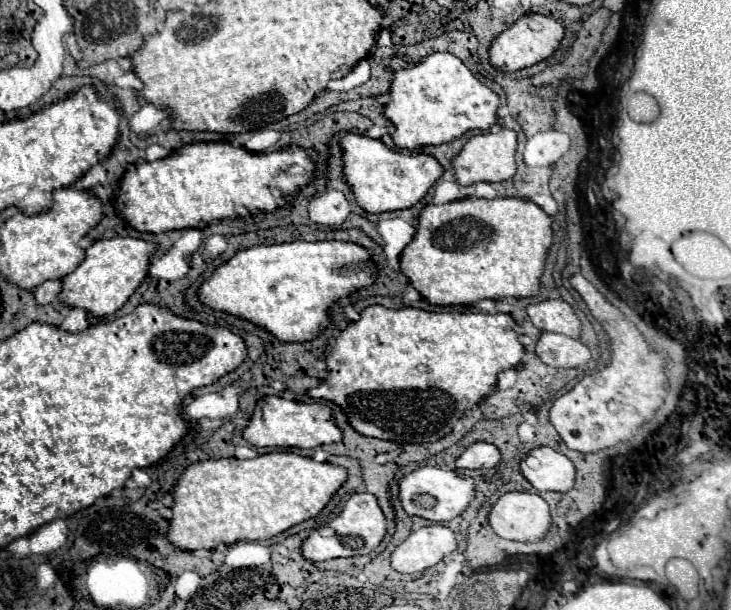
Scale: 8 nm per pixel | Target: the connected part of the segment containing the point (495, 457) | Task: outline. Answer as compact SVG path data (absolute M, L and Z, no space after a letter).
M475 442L471 444L457 460L457 468L493 468L501 460L499 450L493 444L487 442Z

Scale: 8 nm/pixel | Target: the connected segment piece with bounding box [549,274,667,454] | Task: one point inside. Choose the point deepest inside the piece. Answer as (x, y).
(606, 407)

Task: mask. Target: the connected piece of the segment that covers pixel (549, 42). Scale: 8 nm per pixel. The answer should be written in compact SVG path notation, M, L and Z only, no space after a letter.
M525 14L521 16L511 28L501 32L489 46L489 62L493 68L503 72L521 70L527 66L533 66L545 58L549 58L563 38L563 24L555 18L543 16L543 14Z

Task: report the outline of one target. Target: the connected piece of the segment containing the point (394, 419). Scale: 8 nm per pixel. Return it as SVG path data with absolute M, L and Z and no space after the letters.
M369 306L361 312L361 318L357 322L351 322L341 334L335 338L335 344L331 346L331 352L323 358L327 362L327 378L321 380L319 386L307 390L309 398L323 398L335 402L347 416L349 426L353 426L359 434L369 436L369 438L379 438L379 440L389 440L389 442L399 442L399 444L431 444L447 436L457 420L473 406L477 404L483 396L487 396L497 382L497 374L515 368L523 360L523 344L517 340L517 324L511 316L507 314L483 314L483 312L469 312L469 314L459 314L459 312L425 312L421 308L399 308L391 310L385 306Z

